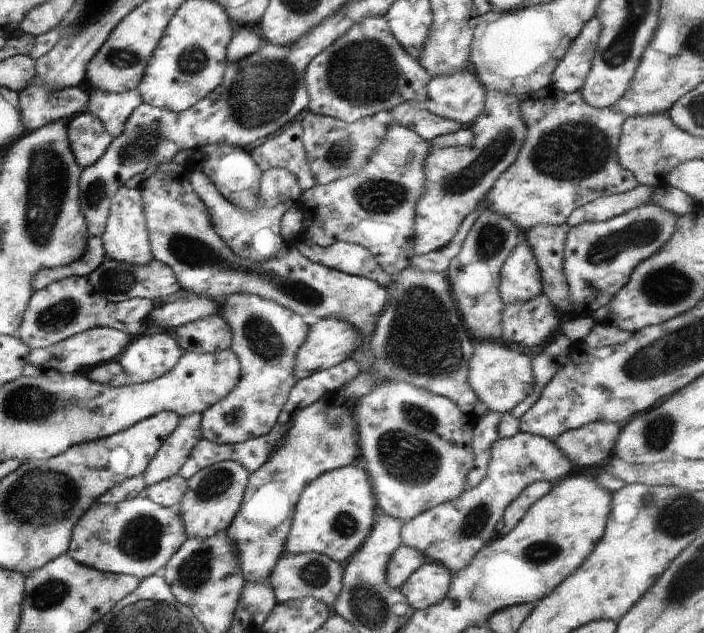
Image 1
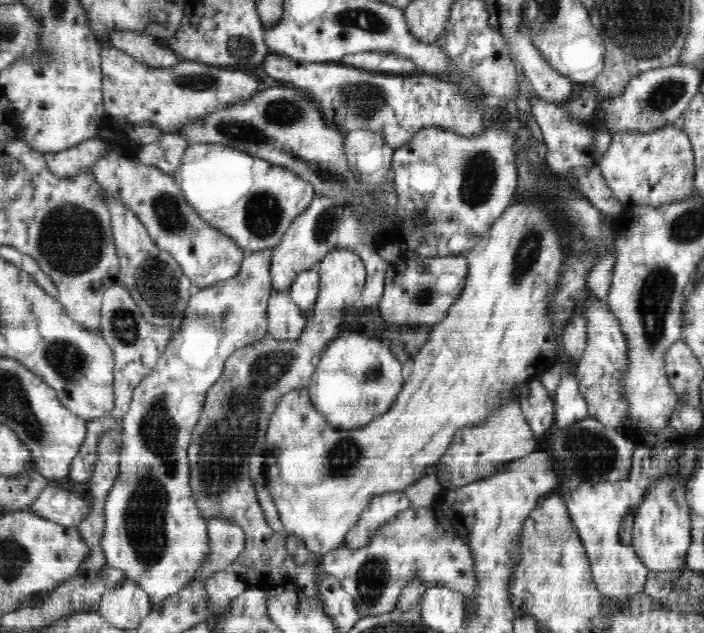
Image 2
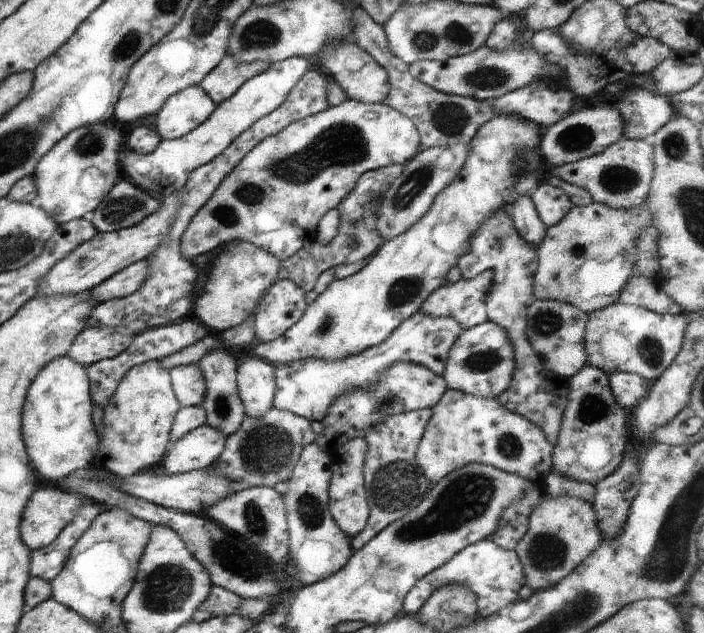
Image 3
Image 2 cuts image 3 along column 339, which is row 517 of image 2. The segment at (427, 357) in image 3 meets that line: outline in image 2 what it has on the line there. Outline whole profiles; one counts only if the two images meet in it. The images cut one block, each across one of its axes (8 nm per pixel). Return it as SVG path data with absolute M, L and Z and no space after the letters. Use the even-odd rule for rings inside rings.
M404 490L375 496L362 511L358 522L346 534L344 546L352 550L367 546L386 522L394 520L410 507L410 499L406 497Z

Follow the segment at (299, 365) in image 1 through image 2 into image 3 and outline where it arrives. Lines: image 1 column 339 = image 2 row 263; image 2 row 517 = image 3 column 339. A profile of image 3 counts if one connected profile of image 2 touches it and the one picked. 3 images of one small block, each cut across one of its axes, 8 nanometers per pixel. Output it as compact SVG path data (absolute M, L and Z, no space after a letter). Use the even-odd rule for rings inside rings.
M394 164L384 168L372 169L362 174L358 178L354 190L337 206L340 212L340 226L338 226L338 234L332 238L332 242L322 244L319 241L312 241L309 244L304 244L294 256L281 260L278 280L292 280L302 290L309 291L314 288L318 276L329 268L339 264L352 264L359 260L365 260L368 256L372 257L385 242L377 229L378 212L380 212L382 200L392 181L398 178L403 170L404 165Z

